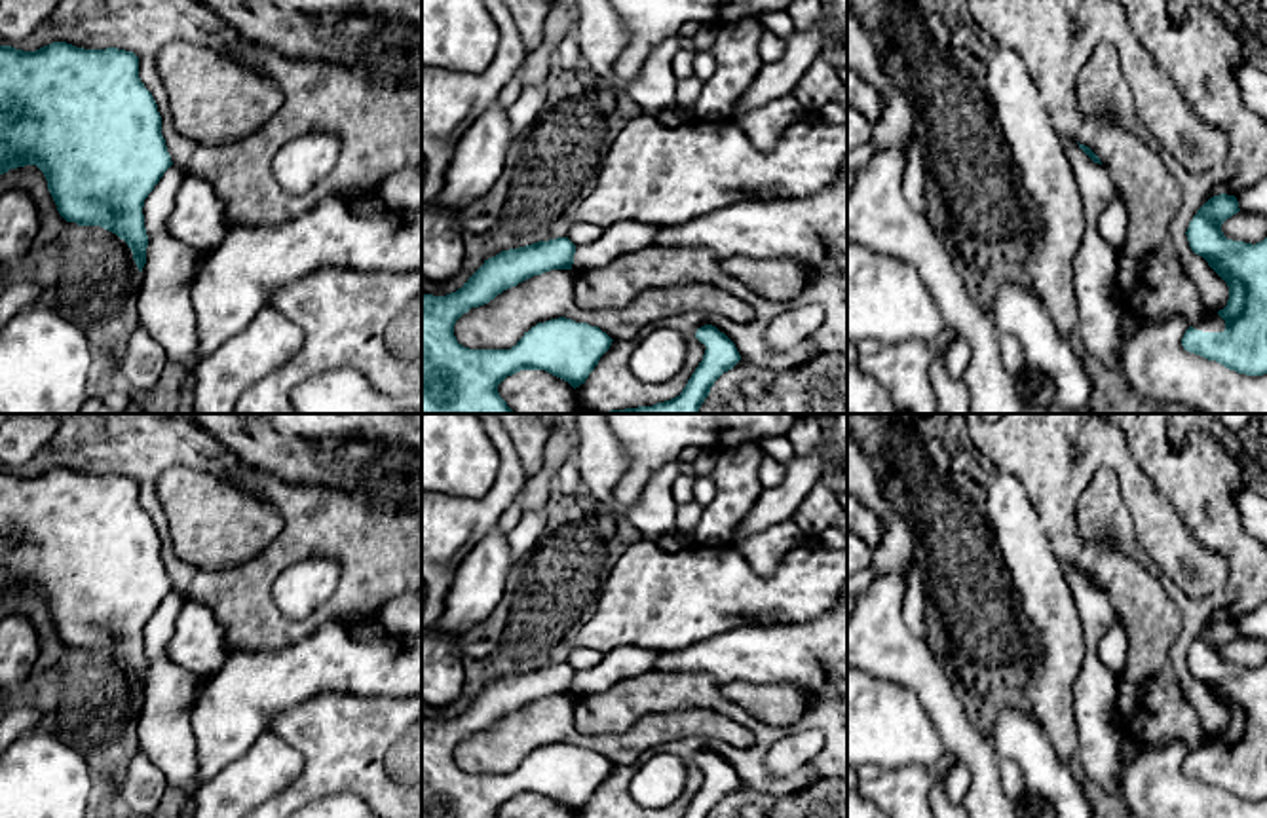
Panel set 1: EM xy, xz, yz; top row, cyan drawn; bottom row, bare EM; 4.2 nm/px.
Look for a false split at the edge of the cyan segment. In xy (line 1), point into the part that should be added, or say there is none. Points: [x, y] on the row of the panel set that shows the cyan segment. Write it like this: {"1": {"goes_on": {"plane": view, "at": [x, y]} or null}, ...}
{"1": {"goes_on": null}}

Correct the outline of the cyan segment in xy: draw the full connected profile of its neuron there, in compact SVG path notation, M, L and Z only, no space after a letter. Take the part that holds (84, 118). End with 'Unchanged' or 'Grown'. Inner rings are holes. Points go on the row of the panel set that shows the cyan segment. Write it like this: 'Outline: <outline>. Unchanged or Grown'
Outline: M53 42L36 51L0 46L0 175L36 165L66 222L101 226L127 243L142 271L148 235L144 199L173 165L161 116L139 78L133 51Z. Unchanged

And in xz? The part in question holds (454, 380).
Outline: M568 237L538 241L526 247L501 251L446 296L422 292L422 414L515 414L500 397L498 385L520 370L545 370L574 389L585 383L610 349L612 338L598 326L566 317L538 323L511 349L469 349L454 336L456 321L471 307L494 300L503 290L551 270L572 270L576 245Z. Unchanged

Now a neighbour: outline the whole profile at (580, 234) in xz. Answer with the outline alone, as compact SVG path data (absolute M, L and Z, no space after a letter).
M574 222L570 226L568 232L568 239L576 245L576 247L583 247L583 245L591 245L596 239L600 239L602 235L602 228L596 224L583 224L583 222Z

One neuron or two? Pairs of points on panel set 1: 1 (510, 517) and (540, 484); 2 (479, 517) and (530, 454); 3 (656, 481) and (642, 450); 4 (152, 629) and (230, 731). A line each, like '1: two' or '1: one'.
1: two
2: two
3: two
4: two

